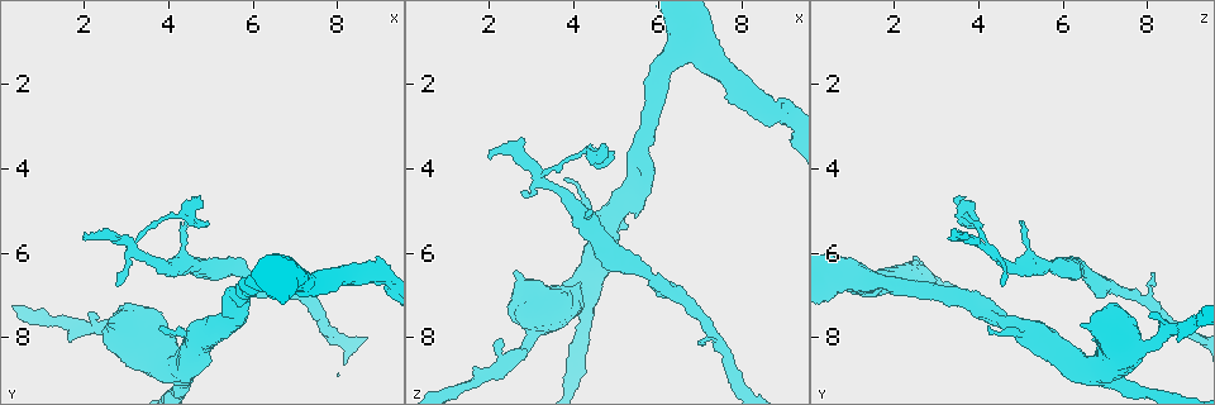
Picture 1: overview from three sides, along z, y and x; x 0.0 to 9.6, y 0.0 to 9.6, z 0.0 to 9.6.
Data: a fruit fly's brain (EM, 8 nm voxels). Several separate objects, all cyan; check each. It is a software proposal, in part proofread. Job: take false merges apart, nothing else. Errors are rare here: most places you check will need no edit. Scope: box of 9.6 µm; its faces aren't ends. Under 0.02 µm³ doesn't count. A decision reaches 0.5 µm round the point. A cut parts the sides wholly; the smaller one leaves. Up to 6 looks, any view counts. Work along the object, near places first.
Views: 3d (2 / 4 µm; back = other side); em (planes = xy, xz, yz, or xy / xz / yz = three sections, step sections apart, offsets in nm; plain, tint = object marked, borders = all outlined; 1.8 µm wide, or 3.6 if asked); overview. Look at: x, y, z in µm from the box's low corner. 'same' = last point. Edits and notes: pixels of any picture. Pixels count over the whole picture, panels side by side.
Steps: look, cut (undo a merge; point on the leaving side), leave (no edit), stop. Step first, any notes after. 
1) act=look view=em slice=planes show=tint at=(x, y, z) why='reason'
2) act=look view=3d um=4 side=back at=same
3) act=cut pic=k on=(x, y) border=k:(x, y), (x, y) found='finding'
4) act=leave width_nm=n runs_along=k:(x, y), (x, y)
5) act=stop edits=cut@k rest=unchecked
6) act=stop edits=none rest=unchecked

act=look view=3d um=4 at=(6.55, 6.60, 1.30) why='sudden change in width'

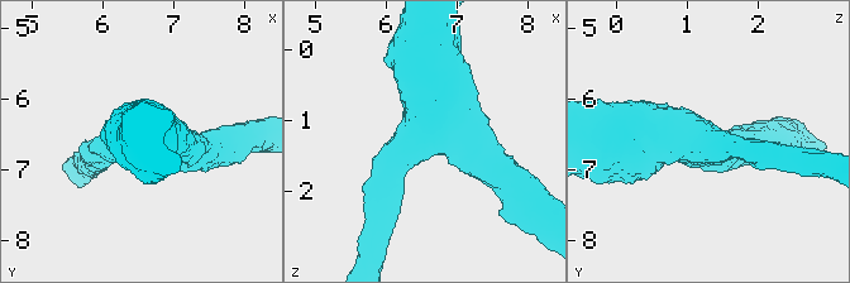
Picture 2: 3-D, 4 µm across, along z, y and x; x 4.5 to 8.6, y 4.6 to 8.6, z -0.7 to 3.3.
act=look view=em um=3.6 slice=planes show=plain at=(6.60, 6.60, 1.25) why='need the tissue'

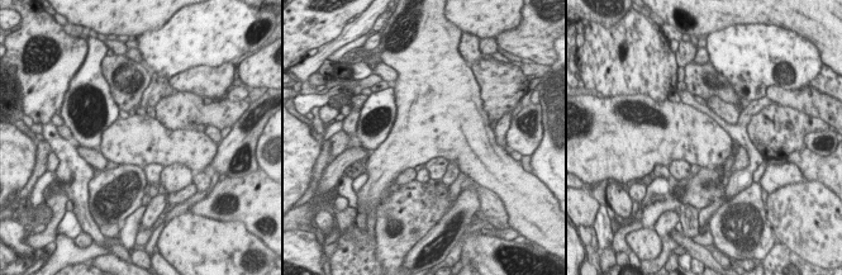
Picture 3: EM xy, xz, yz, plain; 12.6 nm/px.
act=look view=em um=3.6 slice=planes show=borders at=same why='see the neighbours'

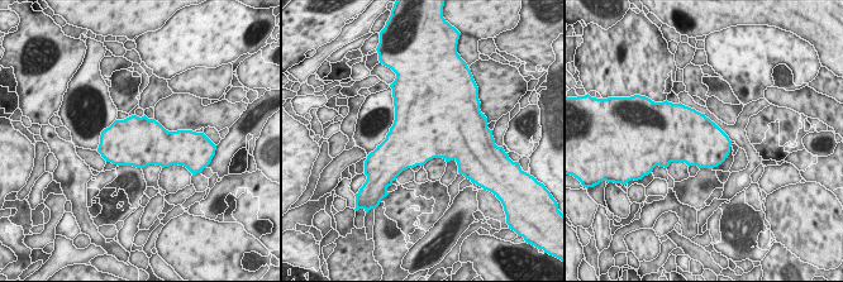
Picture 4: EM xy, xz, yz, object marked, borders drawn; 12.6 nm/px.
act=leave found='all the same cell'

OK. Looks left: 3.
act=look view=em um=3.6 slice=xy step=16 show=tint at=(4.70, 8.00, 5.30) why='sudden change in width'

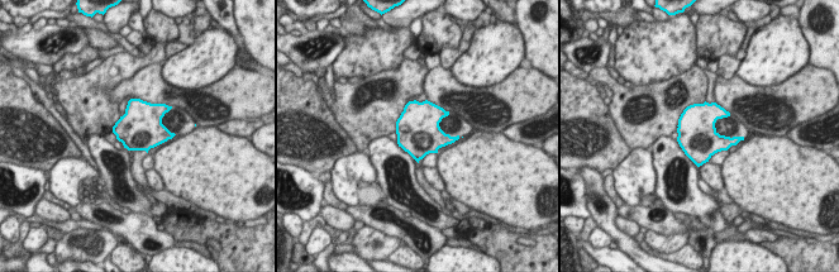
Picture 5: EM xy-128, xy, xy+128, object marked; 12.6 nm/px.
act=leave found='all the same cell'

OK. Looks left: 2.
act=stop edits=none rest=unchecked

